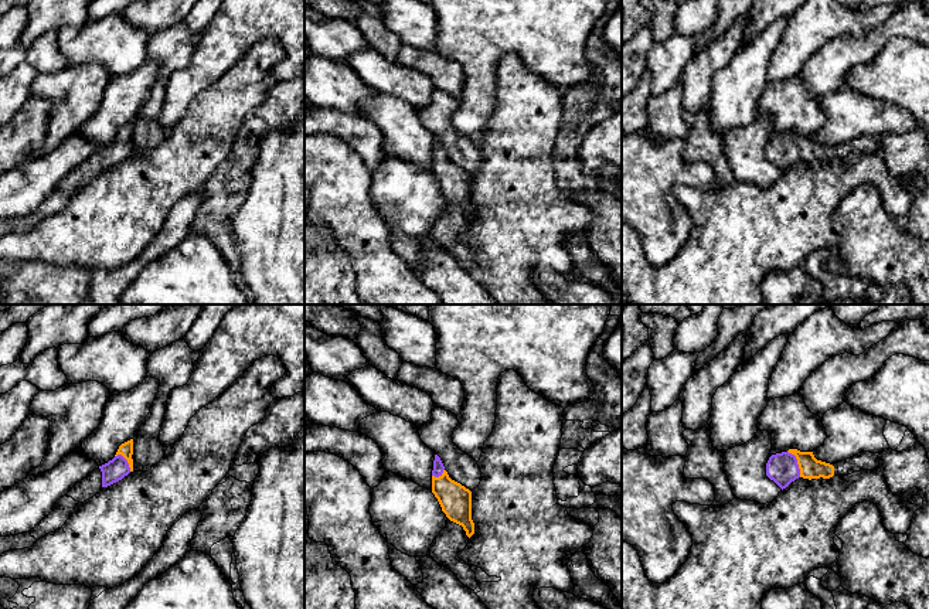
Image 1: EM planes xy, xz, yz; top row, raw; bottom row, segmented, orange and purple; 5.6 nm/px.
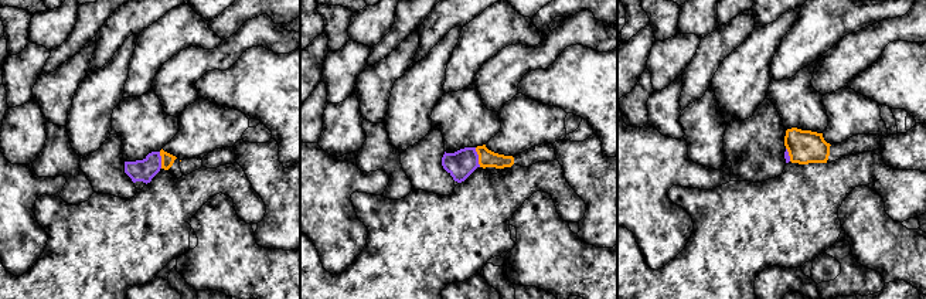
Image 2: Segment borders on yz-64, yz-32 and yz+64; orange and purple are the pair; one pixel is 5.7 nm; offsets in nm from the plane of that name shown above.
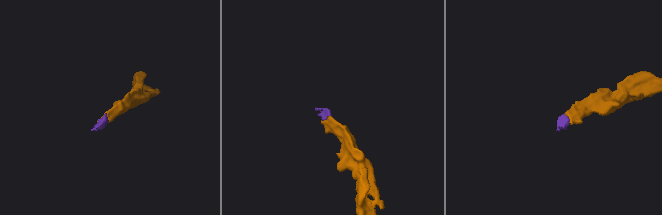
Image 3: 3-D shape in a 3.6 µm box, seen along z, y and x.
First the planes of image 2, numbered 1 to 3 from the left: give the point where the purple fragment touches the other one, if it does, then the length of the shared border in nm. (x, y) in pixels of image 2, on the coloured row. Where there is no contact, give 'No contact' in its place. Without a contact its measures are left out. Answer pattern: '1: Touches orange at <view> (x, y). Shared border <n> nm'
1: Touches orange at yz-64 (162, 160). Shared border 100 nm
2: Touches orange at yz-32 (479, 158). Shared border 120 nm
3: Touches orange at yz+64 (789, 155). Shared border 80 nm

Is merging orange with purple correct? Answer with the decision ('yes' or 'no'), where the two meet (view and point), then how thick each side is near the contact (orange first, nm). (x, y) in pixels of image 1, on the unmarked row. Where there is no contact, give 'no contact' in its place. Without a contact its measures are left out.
yes; contact yz (798, 146); calibres 120 and 180 nm

